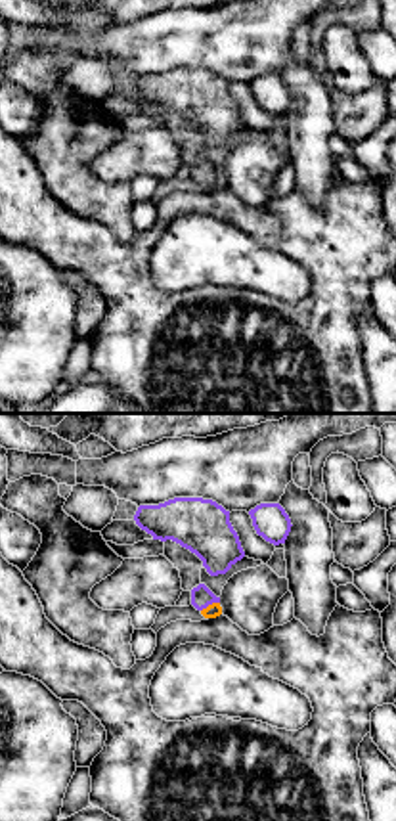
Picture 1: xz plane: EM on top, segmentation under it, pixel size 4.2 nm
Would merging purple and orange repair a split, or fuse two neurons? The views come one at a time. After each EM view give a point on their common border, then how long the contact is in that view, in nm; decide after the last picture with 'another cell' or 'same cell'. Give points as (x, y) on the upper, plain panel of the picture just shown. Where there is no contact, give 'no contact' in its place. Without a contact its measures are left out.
(209, 175) | 90 nm

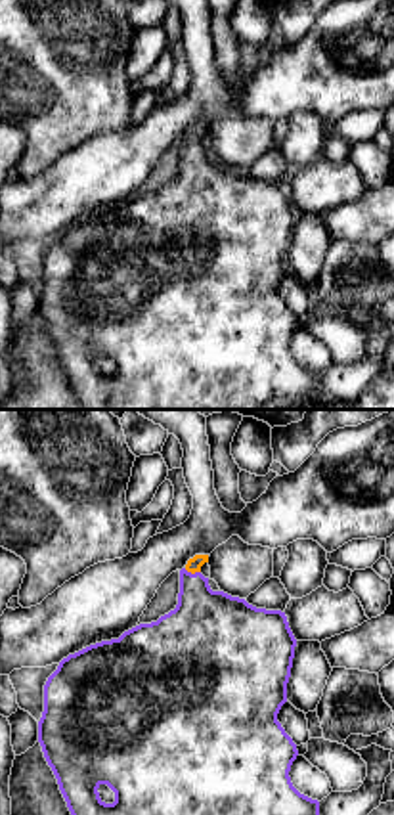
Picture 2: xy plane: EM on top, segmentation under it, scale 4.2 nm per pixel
(190, 144) | 70 nm

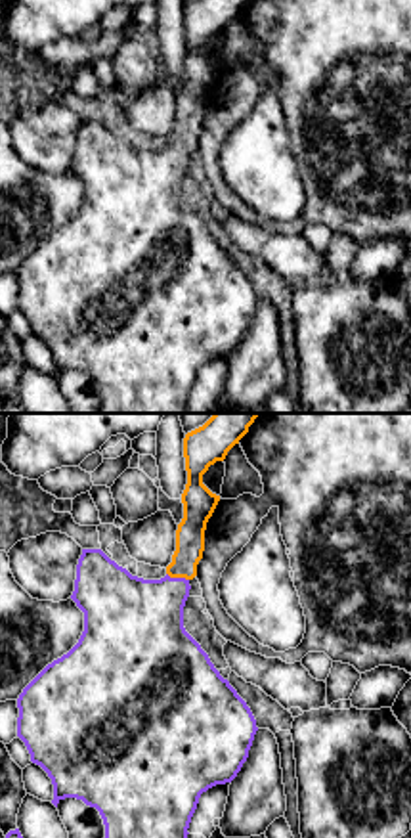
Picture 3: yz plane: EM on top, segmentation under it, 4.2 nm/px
(178, 150) | 100 nm

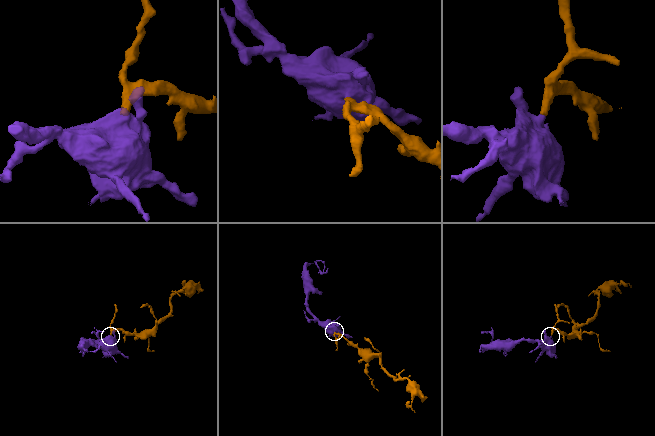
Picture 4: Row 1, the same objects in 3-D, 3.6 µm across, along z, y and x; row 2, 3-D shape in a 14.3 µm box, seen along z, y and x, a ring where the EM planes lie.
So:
same cell

